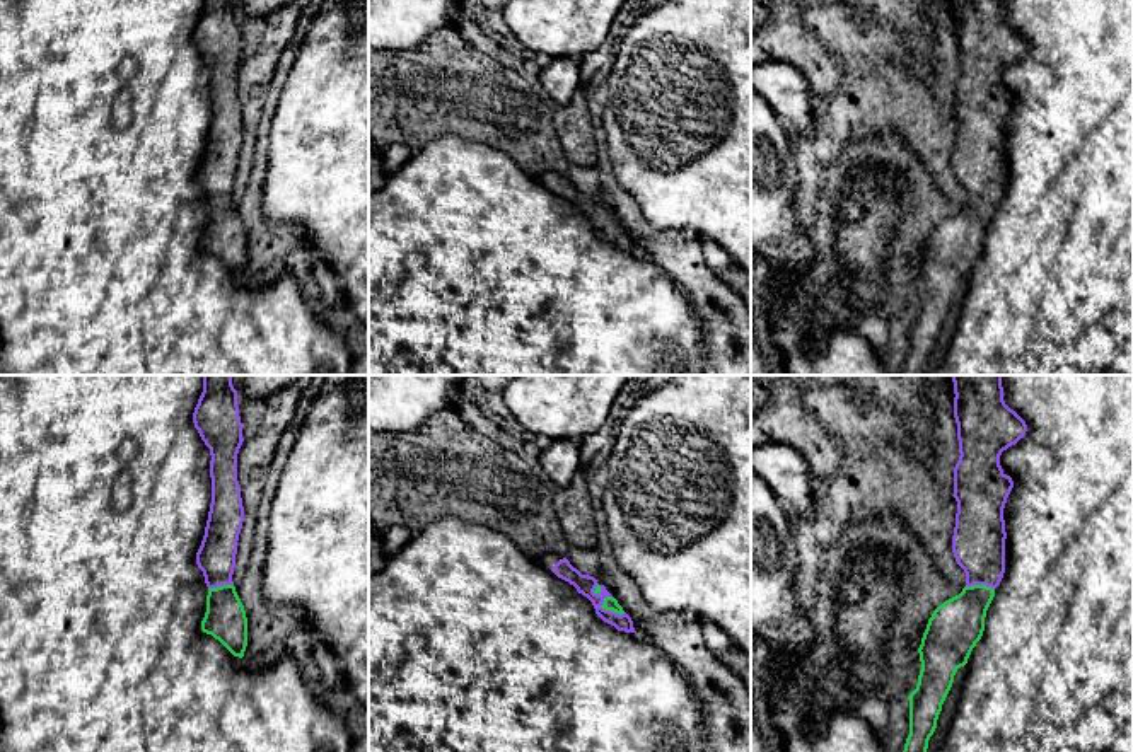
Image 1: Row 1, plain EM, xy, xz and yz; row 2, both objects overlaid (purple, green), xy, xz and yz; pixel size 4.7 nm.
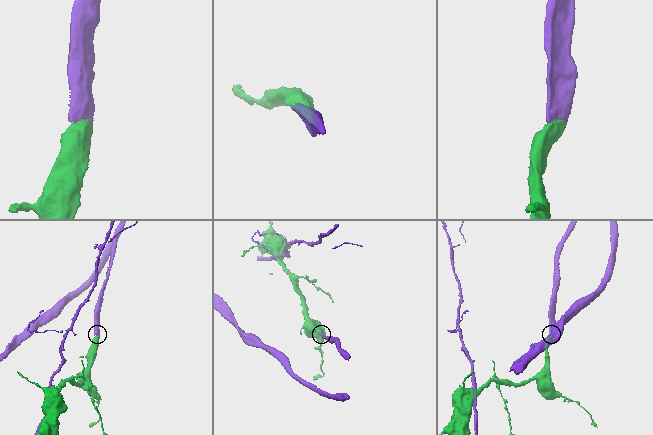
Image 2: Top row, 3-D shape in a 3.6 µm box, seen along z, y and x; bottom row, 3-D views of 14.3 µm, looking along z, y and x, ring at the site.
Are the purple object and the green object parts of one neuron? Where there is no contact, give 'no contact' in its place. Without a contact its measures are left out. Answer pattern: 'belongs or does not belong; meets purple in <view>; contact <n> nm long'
belongs; meets purple in xz; contact 120 nm long

